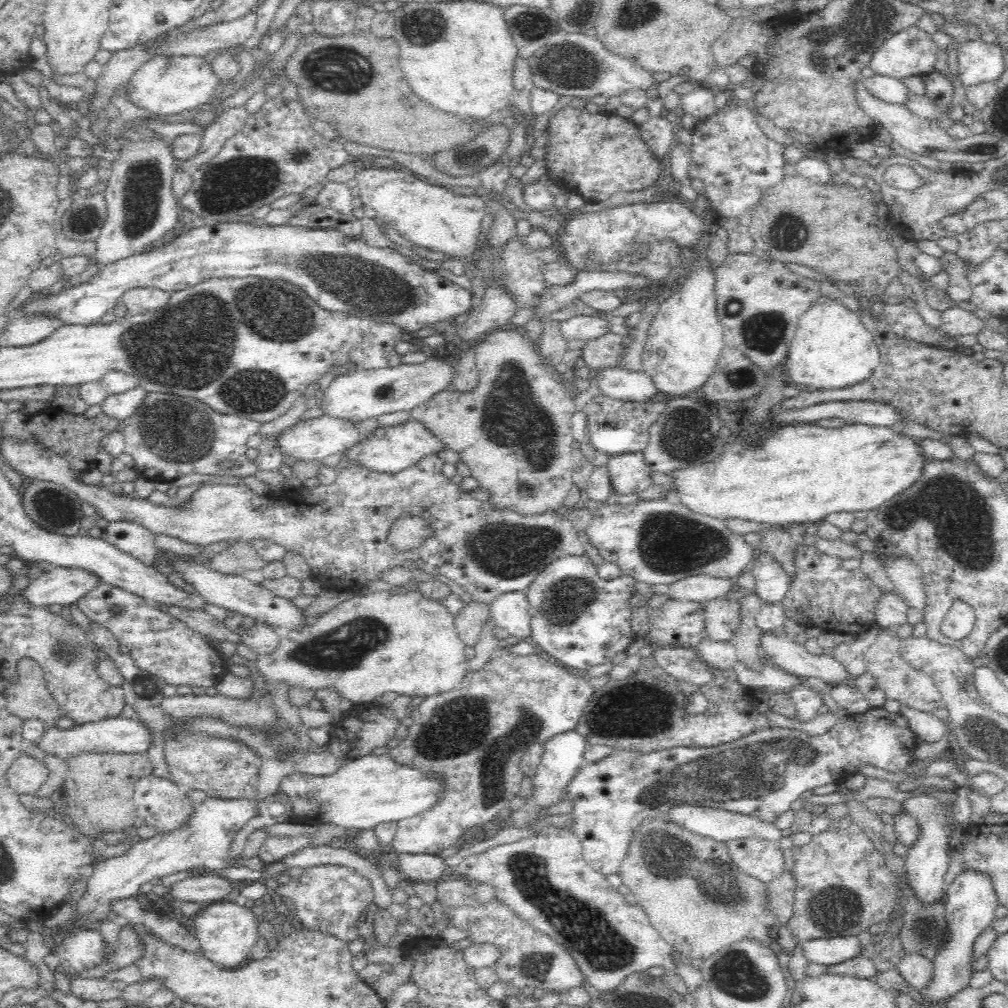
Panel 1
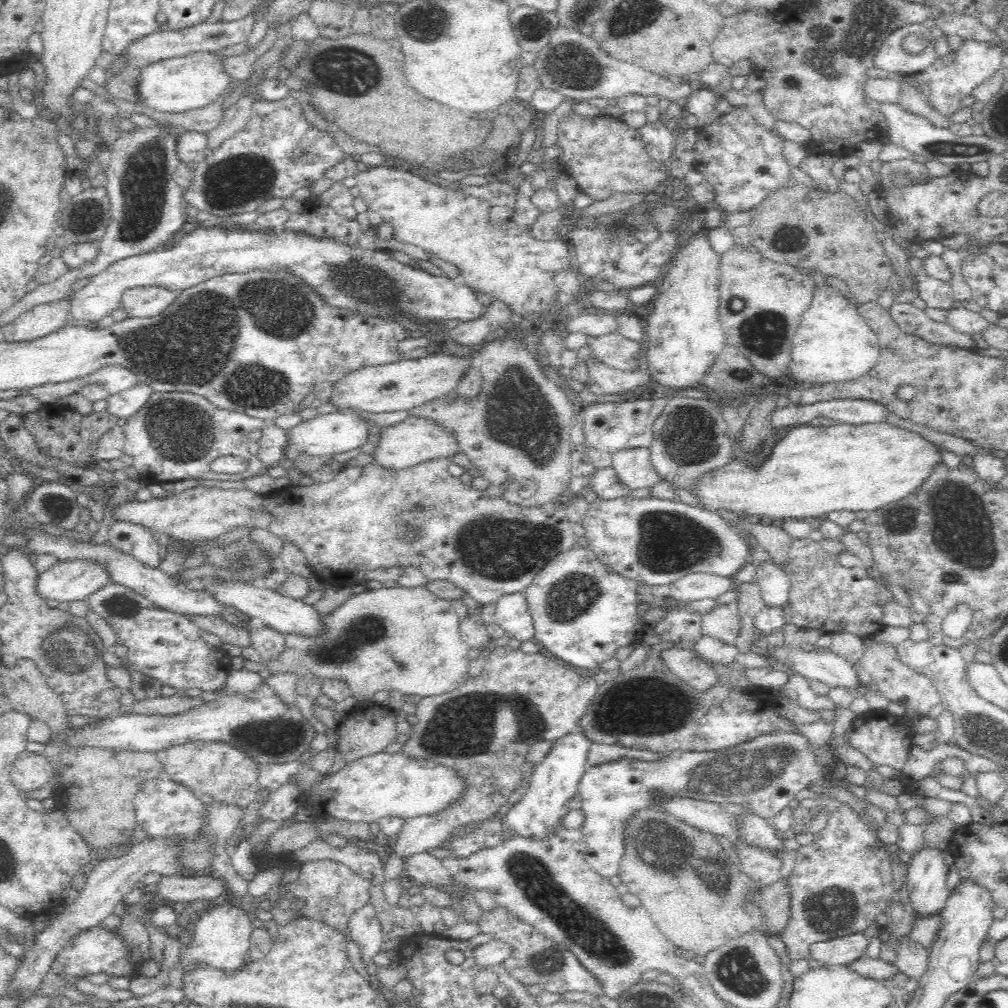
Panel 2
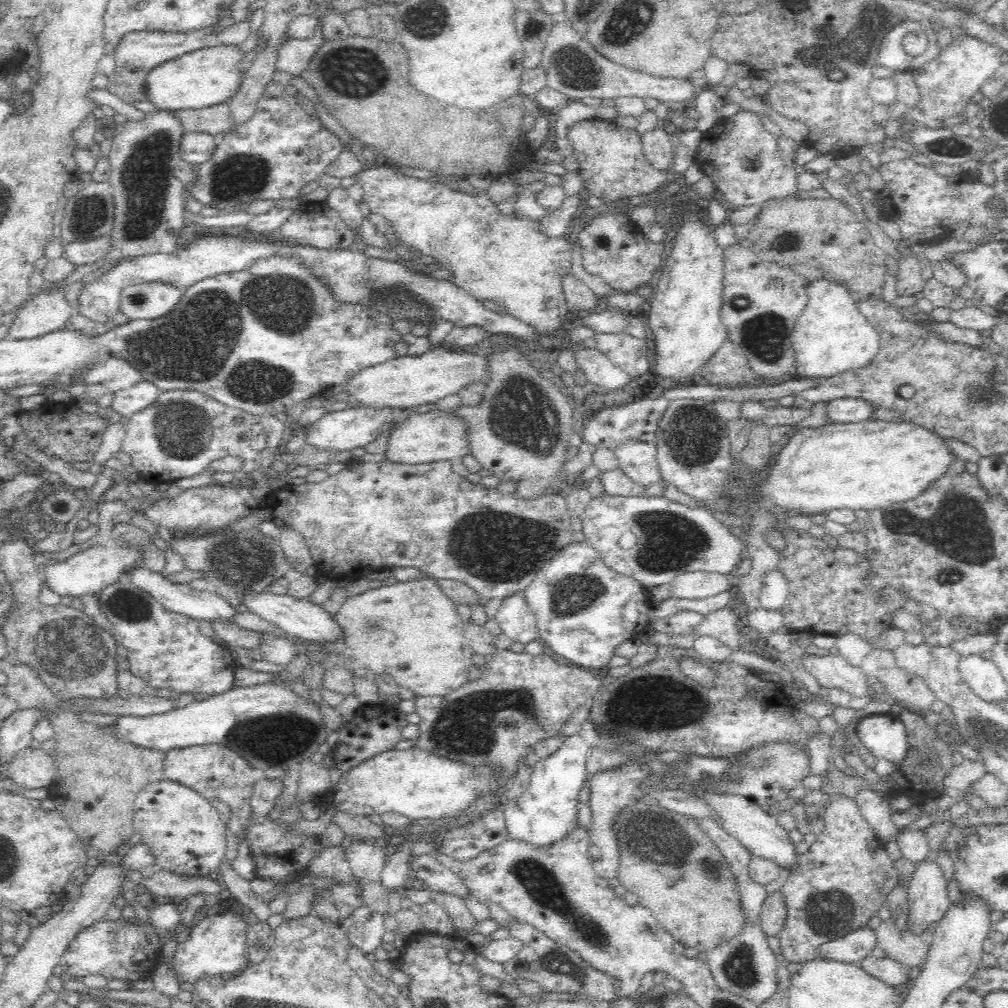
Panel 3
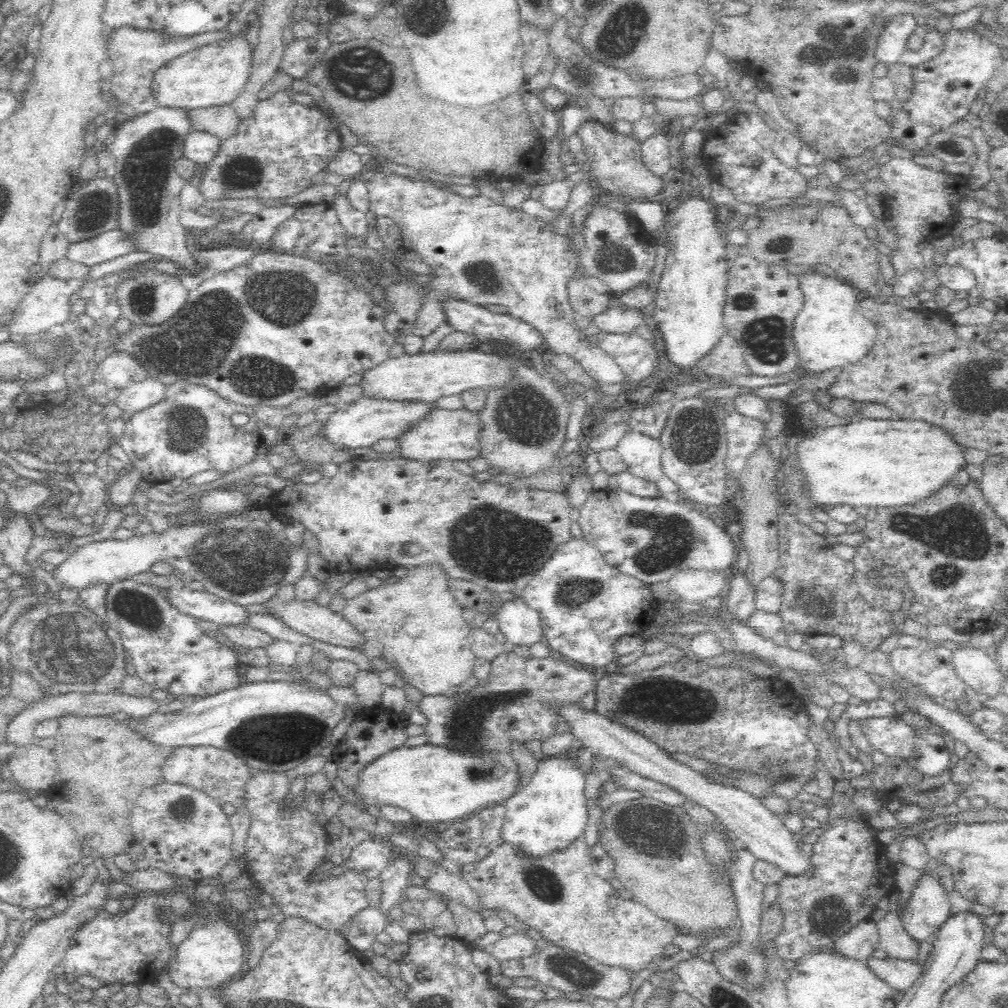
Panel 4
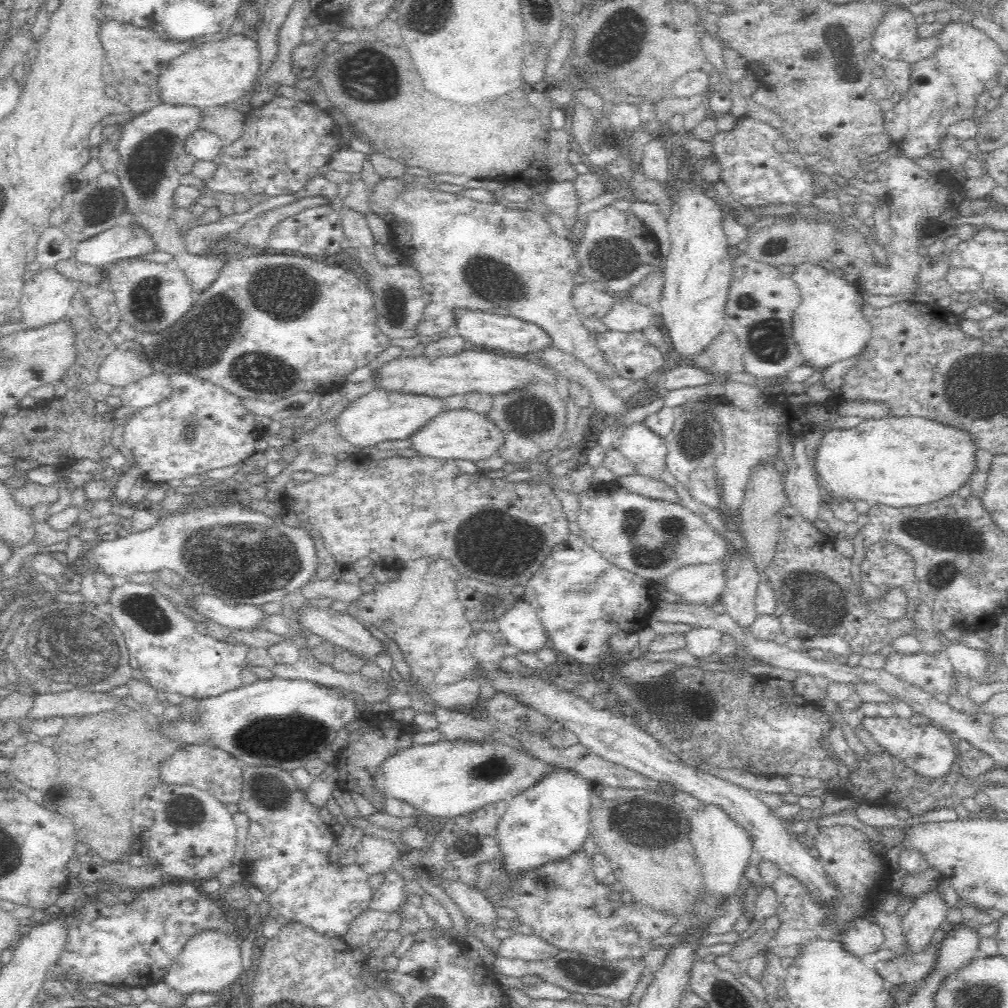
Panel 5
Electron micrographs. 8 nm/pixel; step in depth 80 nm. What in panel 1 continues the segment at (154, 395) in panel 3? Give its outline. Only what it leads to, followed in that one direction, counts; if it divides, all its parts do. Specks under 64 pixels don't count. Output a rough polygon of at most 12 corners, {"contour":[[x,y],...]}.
{"contour":[[137,385],[101,402],[104,414],[125,419],[136,412],[148,393]]}

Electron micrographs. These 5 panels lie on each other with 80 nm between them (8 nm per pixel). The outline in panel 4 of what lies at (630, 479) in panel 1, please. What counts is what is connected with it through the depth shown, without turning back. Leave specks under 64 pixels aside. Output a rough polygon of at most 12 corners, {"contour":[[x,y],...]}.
{"contour":[[630,428],[615,450],[632,474],[662,477],[659,438]]}

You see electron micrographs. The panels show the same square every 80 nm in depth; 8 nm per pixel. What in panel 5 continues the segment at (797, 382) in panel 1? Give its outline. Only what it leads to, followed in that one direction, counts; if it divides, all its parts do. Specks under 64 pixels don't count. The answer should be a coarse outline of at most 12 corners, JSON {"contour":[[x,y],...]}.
{"contour":[[823,262],[788,276],[794,340],[821,370],[860,352],[858,287]]}

